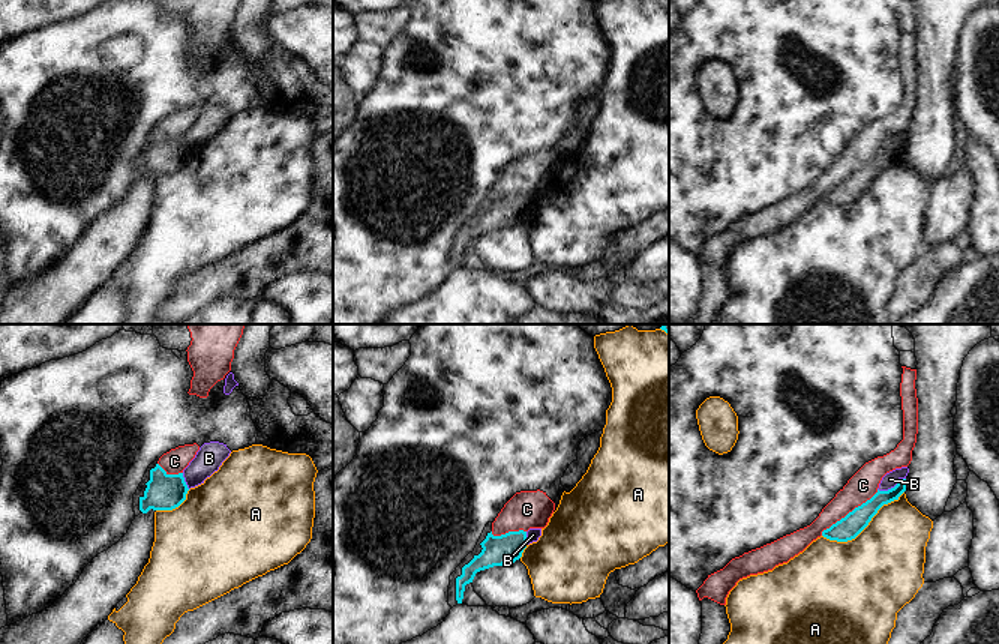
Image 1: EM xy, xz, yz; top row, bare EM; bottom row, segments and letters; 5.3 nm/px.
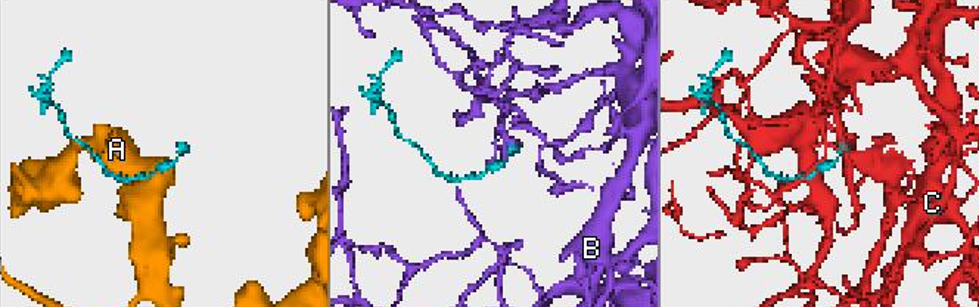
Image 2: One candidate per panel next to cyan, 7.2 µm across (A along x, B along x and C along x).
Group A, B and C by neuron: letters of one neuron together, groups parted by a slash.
A / B / C

